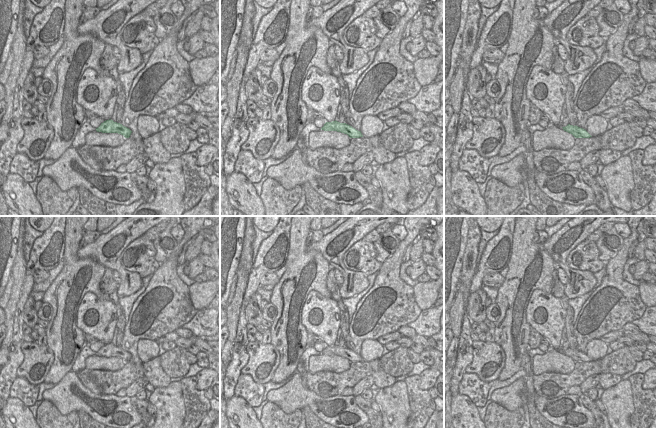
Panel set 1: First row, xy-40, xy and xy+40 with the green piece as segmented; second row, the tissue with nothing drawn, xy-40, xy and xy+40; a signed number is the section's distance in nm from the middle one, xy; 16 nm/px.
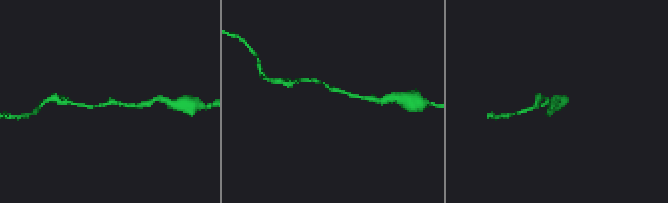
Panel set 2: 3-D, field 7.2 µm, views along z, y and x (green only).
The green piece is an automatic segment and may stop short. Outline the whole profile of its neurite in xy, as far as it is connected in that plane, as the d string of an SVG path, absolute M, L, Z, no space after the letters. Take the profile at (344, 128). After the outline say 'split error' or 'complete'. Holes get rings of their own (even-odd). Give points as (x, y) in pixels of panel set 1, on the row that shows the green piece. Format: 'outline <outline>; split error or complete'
outline M338 121L326 122L321 128L324 131L337 131L347 134L350 138L360 138L363 137L361 131L356 130L352 126L346 123L340 123Z; complete

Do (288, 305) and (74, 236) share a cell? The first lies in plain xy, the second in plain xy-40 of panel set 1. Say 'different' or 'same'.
same

